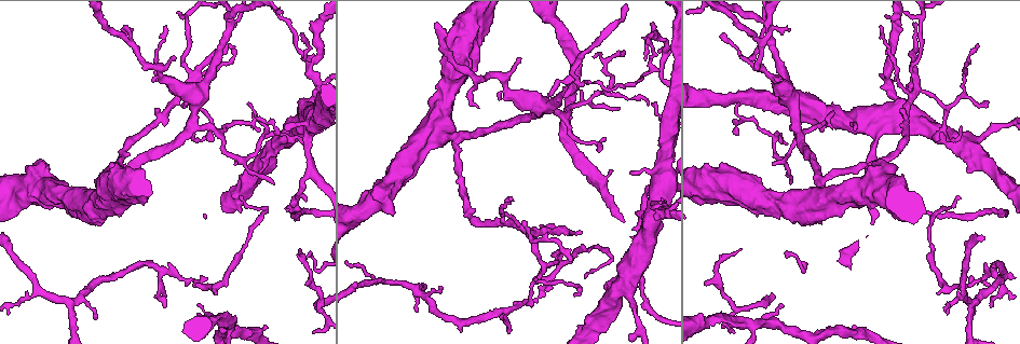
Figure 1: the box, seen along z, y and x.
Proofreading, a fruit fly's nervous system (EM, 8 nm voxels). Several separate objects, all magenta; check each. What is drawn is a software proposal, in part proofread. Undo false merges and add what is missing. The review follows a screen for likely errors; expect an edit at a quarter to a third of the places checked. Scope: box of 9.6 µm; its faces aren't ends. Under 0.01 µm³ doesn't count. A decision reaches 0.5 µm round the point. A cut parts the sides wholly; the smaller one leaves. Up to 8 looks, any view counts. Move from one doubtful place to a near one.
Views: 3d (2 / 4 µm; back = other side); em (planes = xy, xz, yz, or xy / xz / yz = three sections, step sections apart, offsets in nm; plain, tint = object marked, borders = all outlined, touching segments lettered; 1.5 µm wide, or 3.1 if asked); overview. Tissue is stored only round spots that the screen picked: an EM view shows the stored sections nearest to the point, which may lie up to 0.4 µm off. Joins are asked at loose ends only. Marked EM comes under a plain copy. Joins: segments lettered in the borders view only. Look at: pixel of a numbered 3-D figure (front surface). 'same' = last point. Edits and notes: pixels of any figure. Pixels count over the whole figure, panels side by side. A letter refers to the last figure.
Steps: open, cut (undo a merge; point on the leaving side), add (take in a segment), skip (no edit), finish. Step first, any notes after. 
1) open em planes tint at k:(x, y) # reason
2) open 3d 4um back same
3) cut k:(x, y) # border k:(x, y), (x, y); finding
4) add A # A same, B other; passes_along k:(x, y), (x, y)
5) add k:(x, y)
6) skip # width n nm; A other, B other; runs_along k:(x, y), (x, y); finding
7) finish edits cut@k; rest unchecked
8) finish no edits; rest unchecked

open em xz step 8 tint at 1:(311, 167)

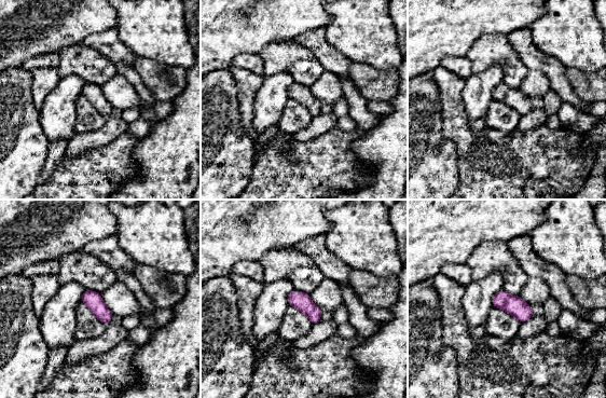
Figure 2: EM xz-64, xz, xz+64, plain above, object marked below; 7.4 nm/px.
open em planes borders same

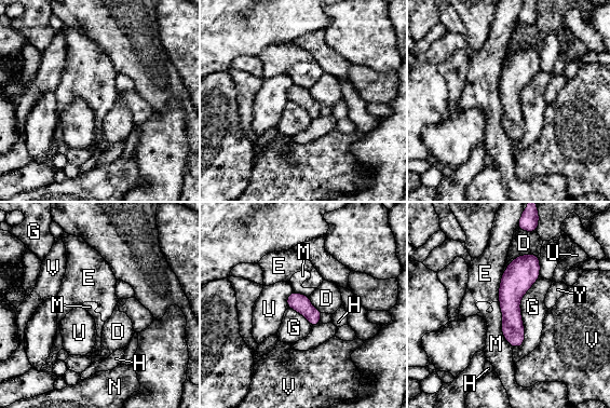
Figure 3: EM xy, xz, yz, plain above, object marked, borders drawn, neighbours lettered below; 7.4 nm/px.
skip # width 140 nm; longest_contact G 550 nm; D other, E other, G other, H other, M other, N other, U other, V other, Y other; continuous, no second neuron

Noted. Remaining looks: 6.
open em xy step 8 borders at 1:(584, 274) # an open end

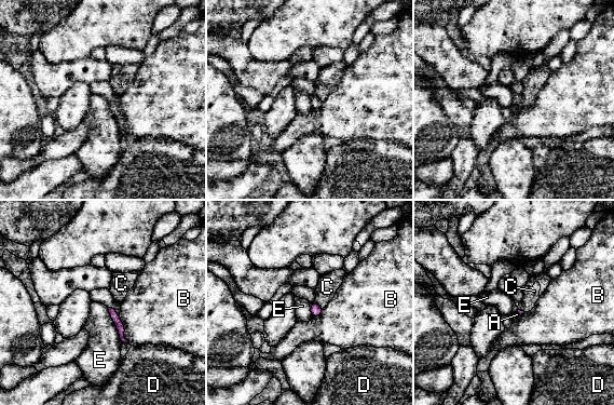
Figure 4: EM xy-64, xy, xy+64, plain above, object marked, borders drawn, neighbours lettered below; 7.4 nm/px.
open em xz step 4 borders same # cut it another way

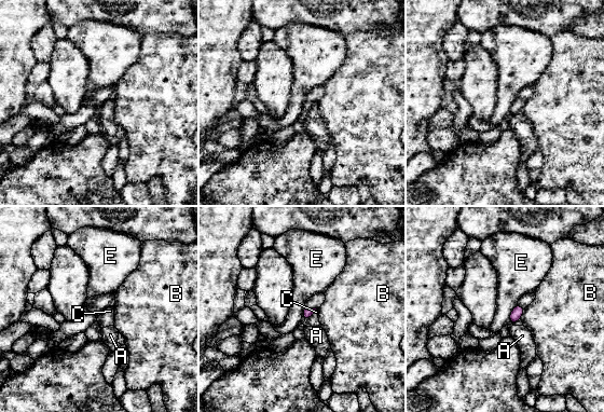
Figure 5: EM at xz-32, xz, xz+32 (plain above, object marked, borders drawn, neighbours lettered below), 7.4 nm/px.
skip # A other, B other, C other, E other; border 5:(517, 304), (510, 314), (509, 324); no lettered segment goes on from it

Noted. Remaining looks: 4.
open em xy step 8 tint at 1:(769, 24) # thick turns thin

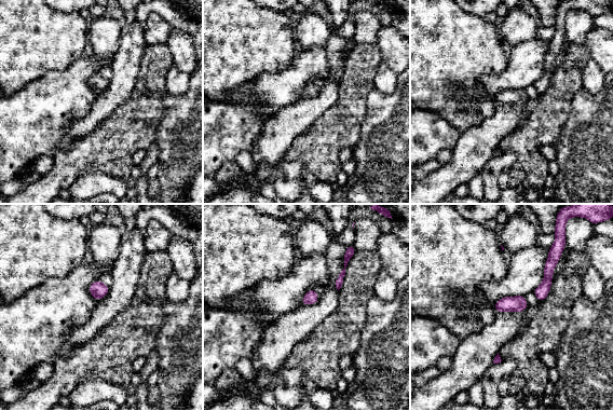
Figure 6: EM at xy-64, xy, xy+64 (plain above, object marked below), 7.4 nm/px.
open em planes borders same # cut it another way

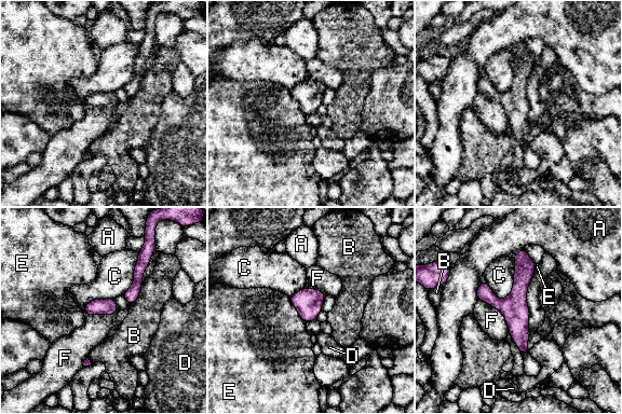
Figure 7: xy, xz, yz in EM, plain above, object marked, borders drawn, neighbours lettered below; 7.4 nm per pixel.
skip # A other, B other, C other, D other, E other, F other; runs_along 7:(522, 252), (518, 330), (525, 350); one neuron here

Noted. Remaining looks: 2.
finish no edits; rest unchecked

